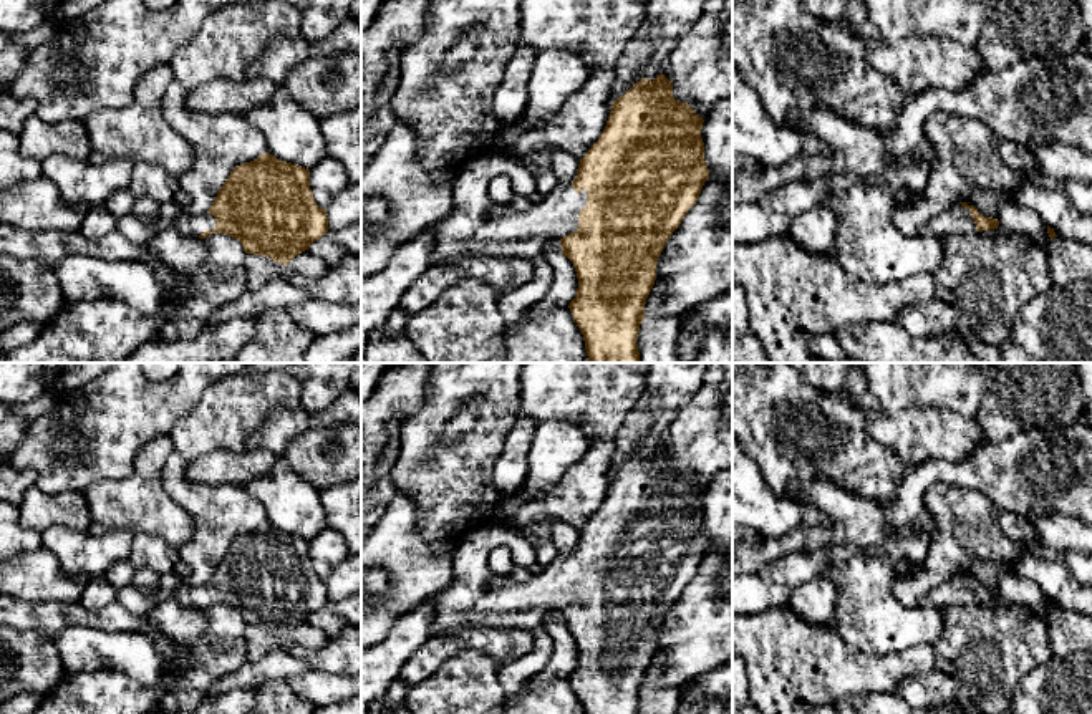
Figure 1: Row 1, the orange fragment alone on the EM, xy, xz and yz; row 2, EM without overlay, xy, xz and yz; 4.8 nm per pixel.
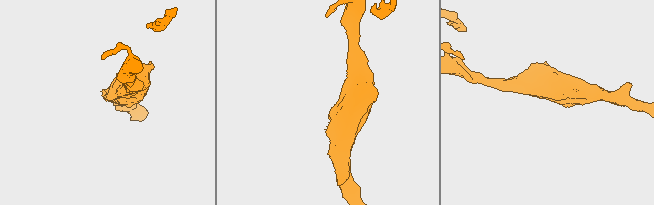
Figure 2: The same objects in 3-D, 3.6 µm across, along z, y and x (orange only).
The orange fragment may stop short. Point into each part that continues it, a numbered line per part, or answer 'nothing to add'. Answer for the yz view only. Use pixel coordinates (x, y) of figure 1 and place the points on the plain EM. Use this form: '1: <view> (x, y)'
1: yz (955, 592)

